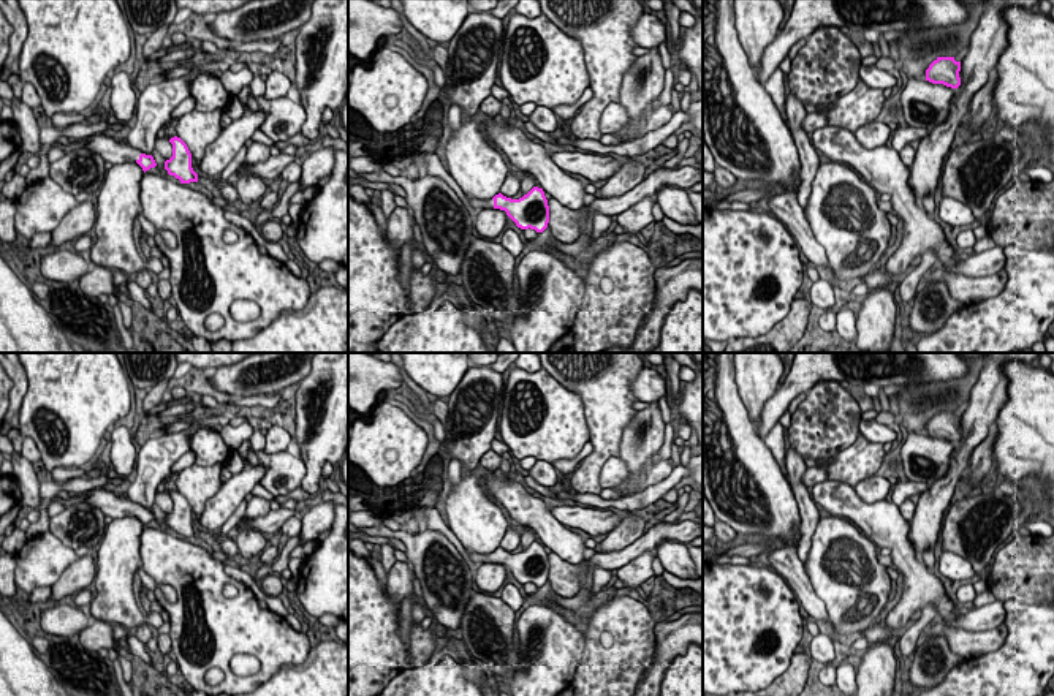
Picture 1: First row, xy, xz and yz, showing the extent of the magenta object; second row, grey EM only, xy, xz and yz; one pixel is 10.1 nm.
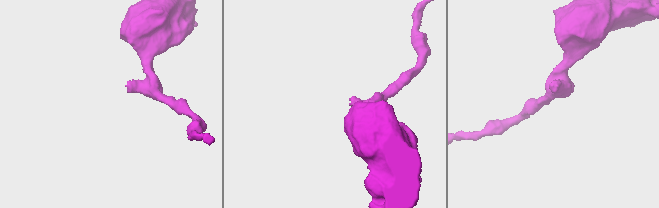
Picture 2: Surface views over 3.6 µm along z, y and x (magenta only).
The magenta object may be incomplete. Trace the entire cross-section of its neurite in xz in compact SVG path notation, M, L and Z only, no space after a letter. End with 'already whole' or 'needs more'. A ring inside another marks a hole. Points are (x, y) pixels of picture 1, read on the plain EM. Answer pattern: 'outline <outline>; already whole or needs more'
outline M533 541L527 549L519 554L511 554L502 547L491 554L476 554L465 549L470 560L476 565L494 562L505 565L506 569L521 584L535 584L543 587L549 577L549 560L543 543Z; needs more

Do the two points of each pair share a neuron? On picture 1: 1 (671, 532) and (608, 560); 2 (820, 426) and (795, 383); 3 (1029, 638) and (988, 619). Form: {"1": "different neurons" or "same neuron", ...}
{"1": "same neuron", "2": "different neurons", "3": "different neurons"}

